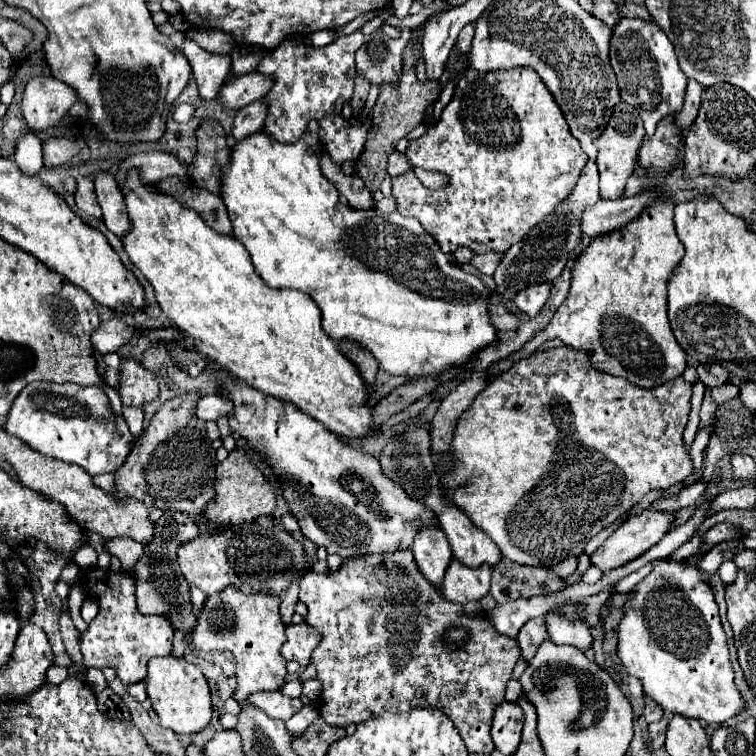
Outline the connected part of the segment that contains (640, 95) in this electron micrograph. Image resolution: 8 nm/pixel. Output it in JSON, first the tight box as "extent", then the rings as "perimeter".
{"extent":[610,18,688,136],"perimeter":[[[622,18],[612,34],[610,62],[618,78],[622,100],[638,110],[640,118],[644,120],[646,136],[654,136],[656,124],[662,118],[678,114],[682,110],[688,78],[678,68],[674,46],[668,42],[666,34],[658,30],[656,22]]]}

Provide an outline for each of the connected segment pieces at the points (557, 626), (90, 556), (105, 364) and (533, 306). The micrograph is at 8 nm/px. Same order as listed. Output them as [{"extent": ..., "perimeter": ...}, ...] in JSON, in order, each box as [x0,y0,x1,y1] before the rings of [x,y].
[{"extent":[544,614,592,652],"perimeter":[[[544,614],[544,622],[554,644],[570,644],[582,652],[592,648],[592,634],[588,624],[574,622],[566,618],[554,618],[554,614]]]},{"extent":[74,545,98,568],"perimeter":[[[83,545],[74,555],[74,562],[81,568],[90,568],[97,565],[98,555],[90,545]]]},{"extent":[98,352,120,378],"perimeter":[[[112,352],[112,354],[104,356],[104,358],[102,358],[102,362],[98,364],[98,372],[100,372],[100,378],[104,378],[104,372],[106,372],[108,368],[118,368],[118,366],[120,366],[120,356],[118,356],[116,352]]]},{"extent":[514,284,550,318],"perimeter":[[[538,284],[538,286],[528,286],[526,290],[522,290],[516,298],[514,304],[518,306],[520,312],[524,312],[526,316],[534,318],[540,308],[544,306],[544,302],[548,300],[550,294],[550,284]]]}]

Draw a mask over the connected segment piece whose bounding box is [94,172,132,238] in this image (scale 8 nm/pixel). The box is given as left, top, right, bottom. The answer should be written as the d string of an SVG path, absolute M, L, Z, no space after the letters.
M98 172L96 180L96 196L98 204L102 208L102 220L110 232L114 232L118 238L124 238L132 230L132 222L126 212L124 196L108 172Z

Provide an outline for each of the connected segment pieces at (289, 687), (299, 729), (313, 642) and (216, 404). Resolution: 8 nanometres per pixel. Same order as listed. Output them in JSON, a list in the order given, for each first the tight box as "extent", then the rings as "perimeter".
[{"extent":[280,680,302,698],"perimeter":[[[290,680],[290,682],[286,682],[282,686],[280,692],[286,694],[286,696],[290,696],[290,698],[300,698],[300,694],[302,694],[302,682],[300,680]]]},{"extent":[286,704,320,736],"perimeter":[[[308,704],[308,706],[304,706],[298,714],[294,714],[294,718],[286,720],[286,726],[288,726],[288,730],[292,732],[293,736],[300,736],[318,716],[320,716],[320,714],[318,714],[316,706]]]},{"extent":[280,622,322,666],"perimeter":[[[306,622],[292,624],[286,628],[286,642],[282,644],[280,654],[286,660],[296,660],[300,666],[308,666],[310,656],[314,648],[320,644],[320,640],[322,640],[322,634],[310,624]]]},{"extent":[194,394,232,420],"perimeter":[[[210,394],[210,396],[204,396],[198,400],[194,414],[200,420],[218,420],[220,416],[228,416],[230,410],[232,410],[232,406],[230,406],[228,398],[222,398],[220,394]]]}]

